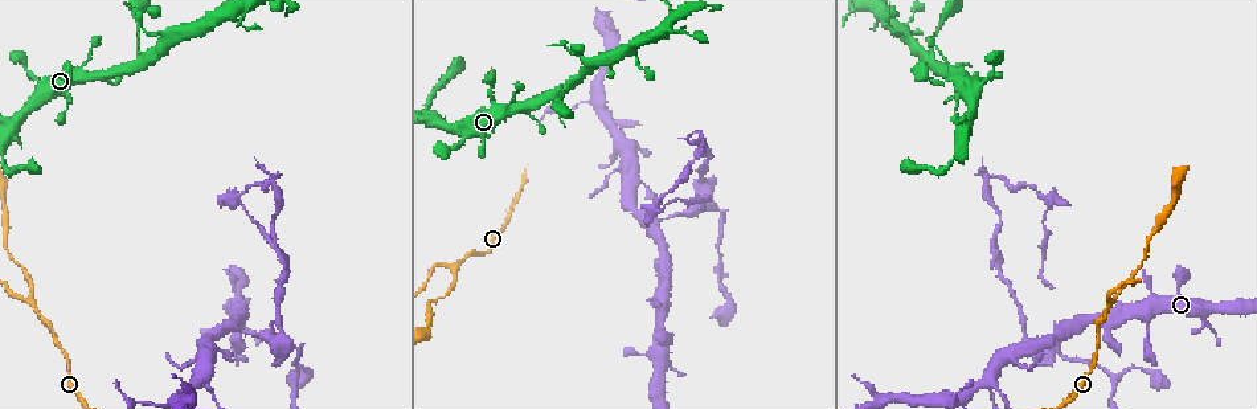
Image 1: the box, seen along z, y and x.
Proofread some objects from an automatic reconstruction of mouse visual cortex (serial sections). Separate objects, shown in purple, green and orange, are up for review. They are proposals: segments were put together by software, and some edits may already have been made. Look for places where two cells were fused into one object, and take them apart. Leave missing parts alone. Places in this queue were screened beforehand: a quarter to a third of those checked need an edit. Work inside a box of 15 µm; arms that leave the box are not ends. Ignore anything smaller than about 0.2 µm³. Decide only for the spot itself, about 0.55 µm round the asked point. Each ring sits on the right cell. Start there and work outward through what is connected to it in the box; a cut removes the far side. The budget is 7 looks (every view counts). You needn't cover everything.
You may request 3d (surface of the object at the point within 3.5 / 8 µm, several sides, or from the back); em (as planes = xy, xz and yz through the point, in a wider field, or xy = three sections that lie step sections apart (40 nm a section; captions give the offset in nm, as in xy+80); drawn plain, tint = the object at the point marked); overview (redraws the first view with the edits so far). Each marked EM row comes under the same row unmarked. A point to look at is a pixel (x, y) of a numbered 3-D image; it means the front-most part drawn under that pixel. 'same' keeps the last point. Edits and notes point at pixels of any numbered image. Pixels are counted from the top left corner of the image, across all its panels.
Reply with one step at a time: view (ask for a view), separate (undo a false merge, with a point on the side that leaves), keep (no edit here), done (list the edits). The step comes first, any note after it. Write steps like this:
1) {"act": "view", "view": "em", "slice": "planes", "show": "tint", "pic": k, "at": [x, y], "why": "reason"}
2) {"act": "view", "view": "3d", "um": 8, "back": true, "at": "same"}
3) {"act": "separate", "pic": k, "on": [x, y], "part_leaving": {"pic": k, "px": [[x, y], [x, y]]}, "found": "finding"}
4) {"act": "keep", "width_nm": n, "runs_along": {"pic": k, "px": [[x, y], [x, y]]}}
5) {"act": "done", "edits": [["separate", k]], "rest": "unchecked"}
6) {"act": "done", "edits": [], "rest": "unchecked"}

{"act": "view", "view": "3d", "um": 3.5, "back": true, "pic": 1, "at": [454, 267], "why": "three-way junction"}

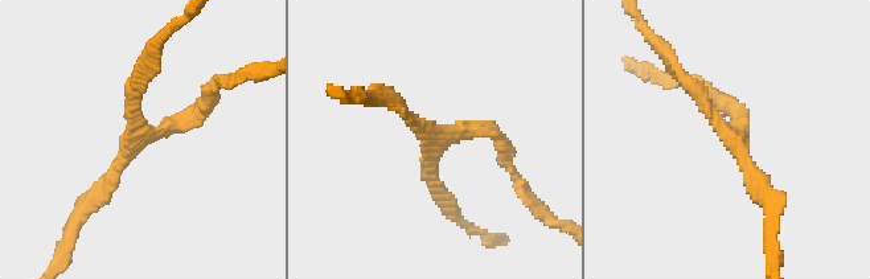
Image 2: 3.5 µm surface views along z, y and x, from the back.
{"act": "keep", "runs_along": {"pic": 2, "px": [[771, 205], [741, 148], [676, 68]]}, "found": "all the same cell"}

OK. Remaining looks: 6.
{"act": "view", "view": "3d", "um": 3.5, "pic": 1, "at": [228, 324], "why": "small branch off a trunk"}

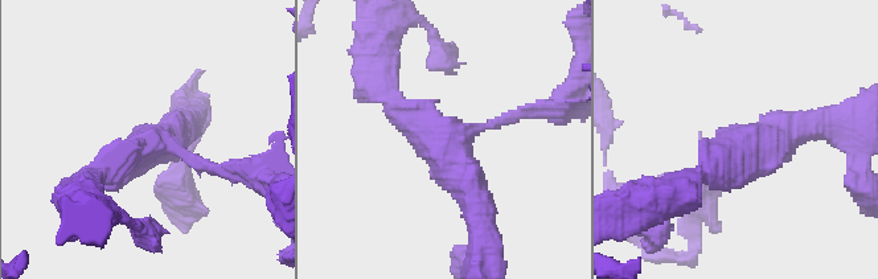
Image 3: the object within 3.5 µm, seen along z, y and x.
{"act": "view", "view": "em", "slice": "xy", "step": 1, "show": "tint", "pic": 3, "at": [158, 143], "arms": 3, "arm_widths_nm": [150, 350, 400], "why": "shape alone is not enough"}

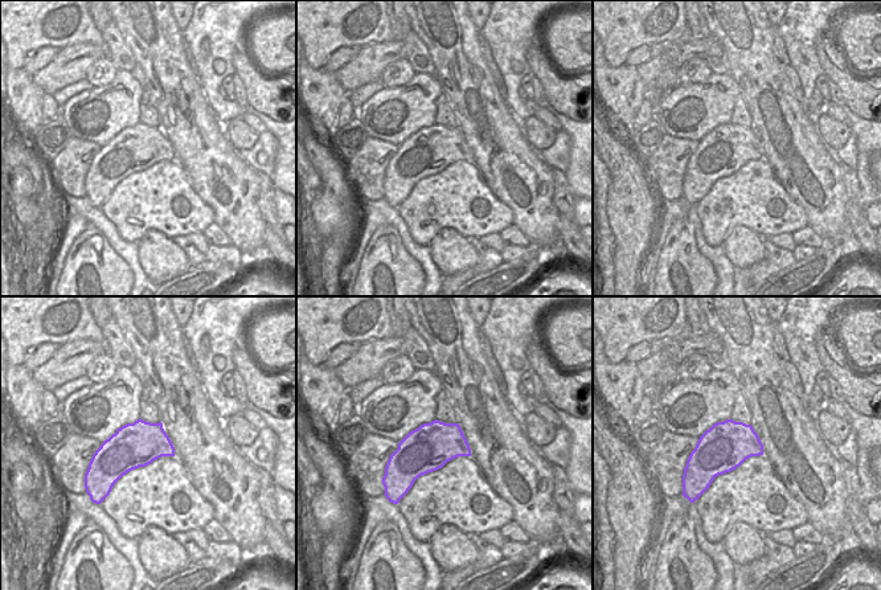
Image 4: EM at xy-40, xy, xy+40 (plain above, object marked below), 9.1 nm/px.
{"act": "separate", "pic": 3, "on": [542, 103], "width_nm": 420, "part_leaving": {"pic": 3, "px": [[501, 120], [570, 101]]}, "found": "two cells meet here"}

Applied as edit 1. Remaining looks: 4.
{"act": "view", "view": "3d", "um": 3.5, "back": true, "pic": 1, "at": [931, 63], "why": "a fork"}

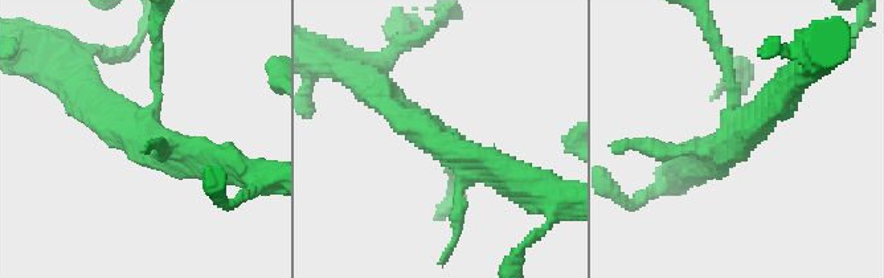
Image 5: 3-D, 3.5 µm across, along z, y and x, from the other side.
{"act": "view", "view": "em", "slice": "xy", "step": 1, "show": "tint", "pic": 5, "at": [448, 145]}

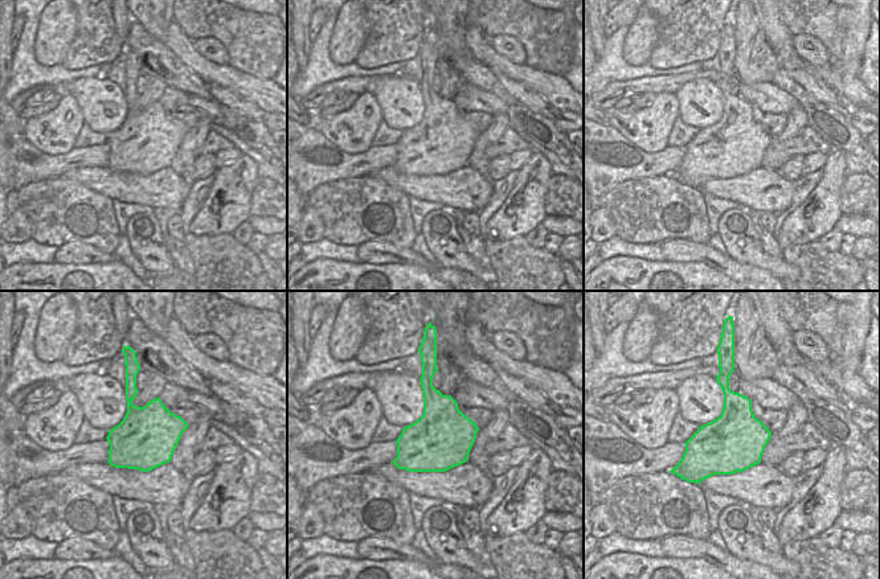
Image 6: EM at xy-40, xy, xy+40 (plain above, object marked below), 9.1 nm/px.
{"act": "keep", "width_nm": 550, "runs_along": {"pic": 5, "px": [[519, 182], [458, 155], [385, 97]]}, "found": "all the same cell"}

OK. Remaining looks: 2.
{"act": "done", "edits": [["separate", 3]], "rest": "unchecked"}

